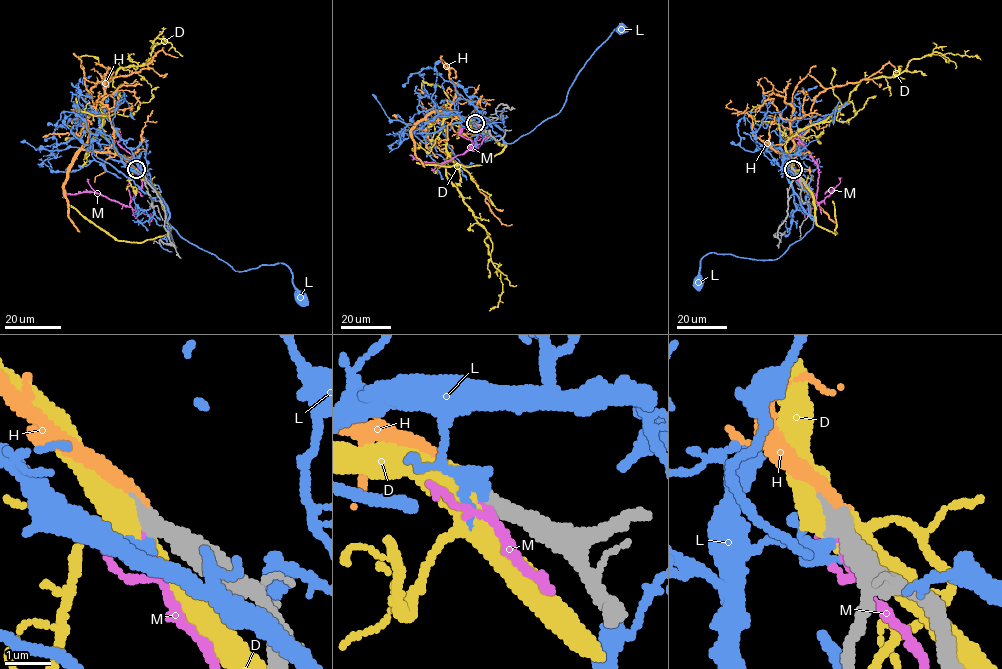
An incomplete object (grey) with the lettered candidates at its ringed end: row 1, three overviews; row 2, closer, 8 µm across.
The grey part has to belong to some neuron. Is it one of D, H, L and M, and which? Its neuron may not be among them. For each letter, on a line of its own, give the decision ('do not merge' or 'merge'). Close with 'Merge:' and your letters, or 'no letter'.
D: do not merge
H: merge
L: do not merge
M: do not merge
Merge: H

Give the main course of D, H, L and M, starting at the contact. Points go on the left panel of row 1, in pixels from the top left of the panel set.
D: (136, 169), (100, 132), (101, 101), (105, 85), (121, 67), (143, 66), (156, 38), (167, 40), (152, 46)
H: (136, 169), (110, 152), (81, 149), (92, 108), (85, 97), (97, 84), (147, 68), (160, 50), (177, 57)
L: (137, 171), (167, 206), (167, 223), (189, 242), (235, 271), (283, 263), (292, 272), (293, 283), (301, 297)
M: (137, 170), (142, 186), (135, 192), (130, 206), (96, 193), (78, 192), (62, 197)

